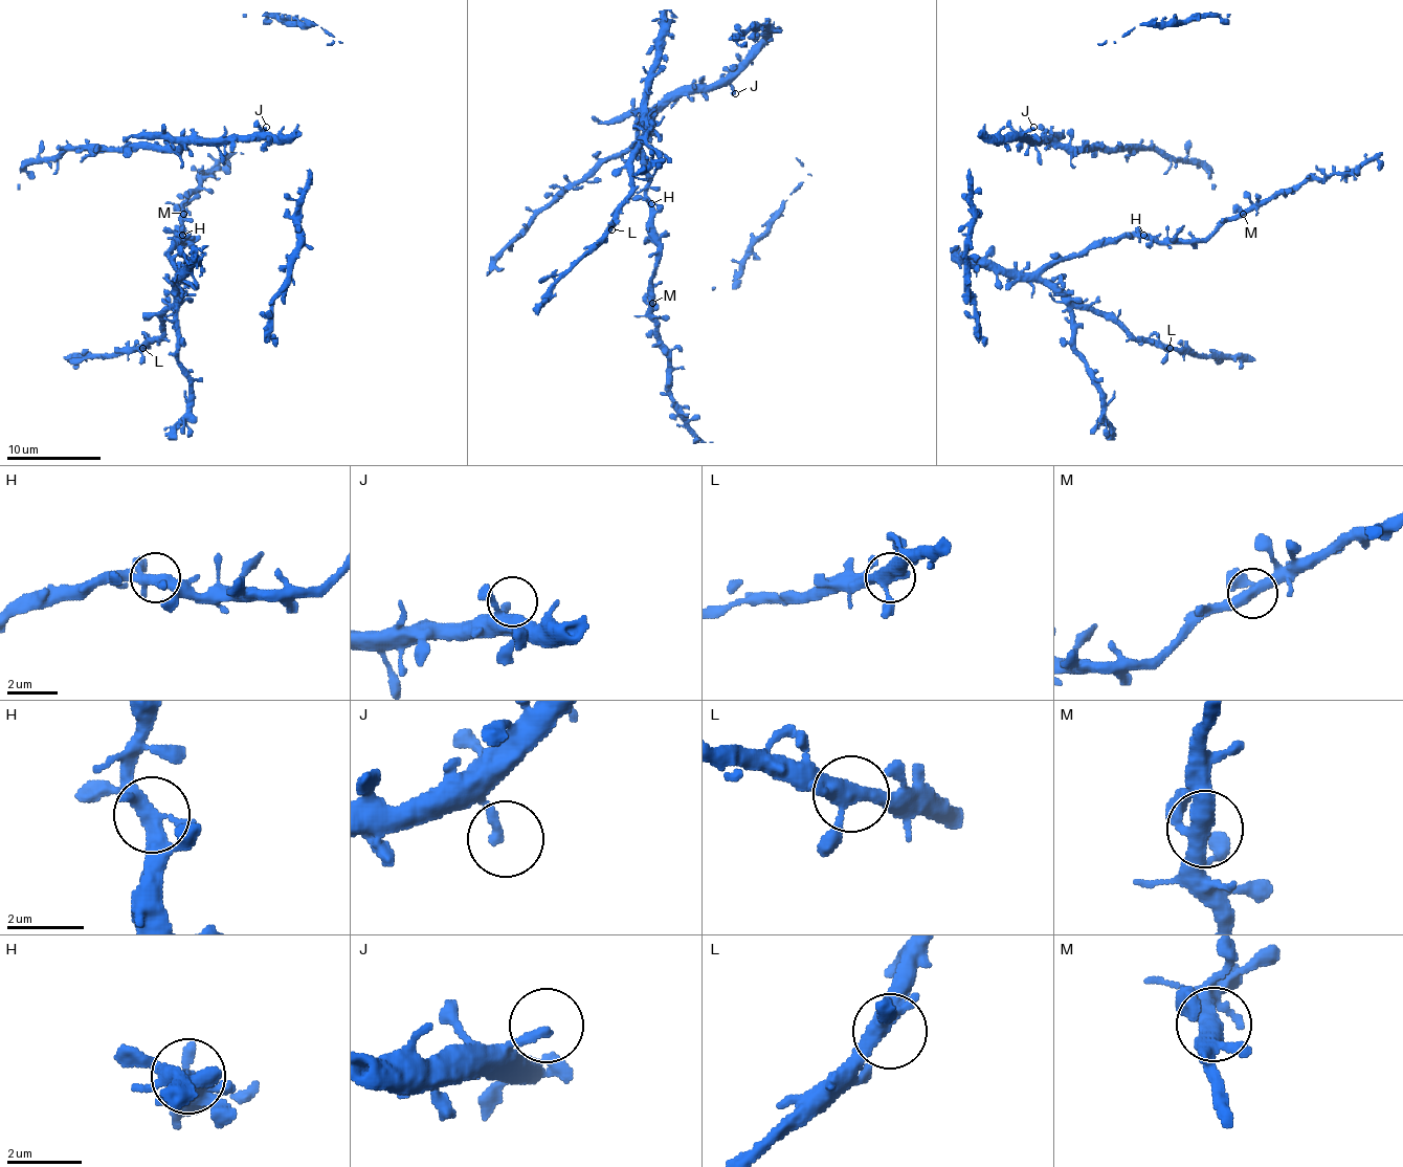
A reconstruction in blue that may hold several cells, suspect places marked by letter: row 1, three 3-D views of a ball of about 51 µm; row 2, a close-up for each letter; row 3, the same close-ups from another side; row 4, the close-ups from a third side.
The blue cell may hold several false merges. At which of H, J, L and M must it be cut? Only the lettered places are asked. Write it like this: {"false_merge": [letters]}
{"false_merge": []}

